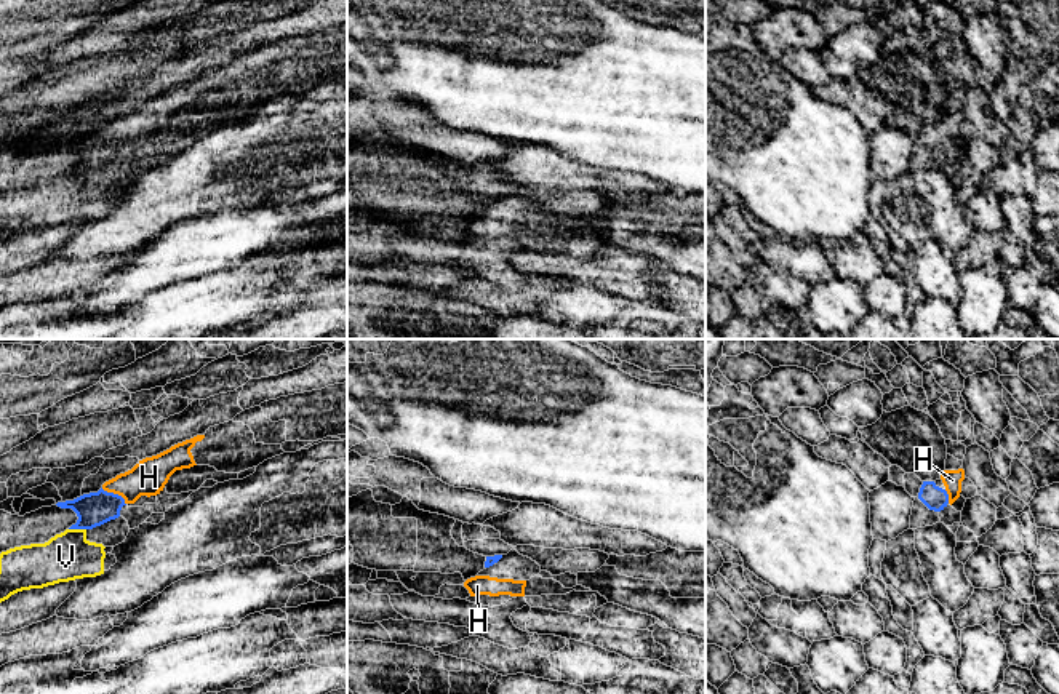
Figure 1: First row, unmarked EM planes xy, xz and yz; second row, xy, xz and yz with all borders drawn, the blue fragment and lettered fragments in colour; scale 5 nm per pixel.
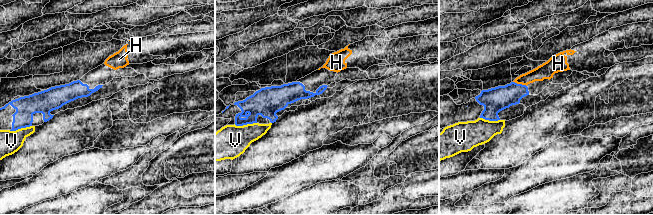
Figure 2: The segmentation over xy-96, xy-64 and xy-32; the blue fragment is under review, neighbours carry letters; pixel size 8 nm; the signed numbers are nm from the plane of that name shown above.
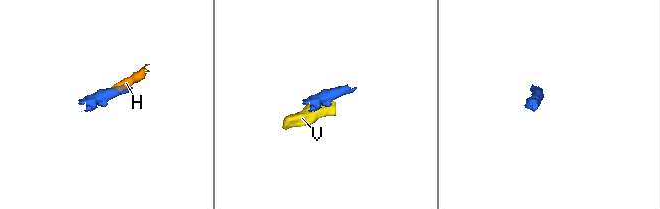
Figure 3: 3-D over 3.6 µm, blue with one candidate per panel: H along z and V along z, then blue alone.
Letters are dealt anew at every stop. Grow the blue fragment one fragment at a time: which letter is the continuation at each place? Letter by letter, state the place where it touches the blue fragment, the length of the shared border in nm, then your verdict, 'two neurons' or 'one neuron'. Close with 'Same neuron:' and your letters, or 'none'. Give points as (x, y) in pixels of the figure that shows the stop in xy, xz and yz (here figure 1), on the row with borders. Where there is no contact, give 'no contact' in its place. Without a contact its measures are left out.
H: contact xy (115, 494); length 150 nm; one neuron
V: contact xy (77, 528); length 90 nm; two neurons
Same neuron: H

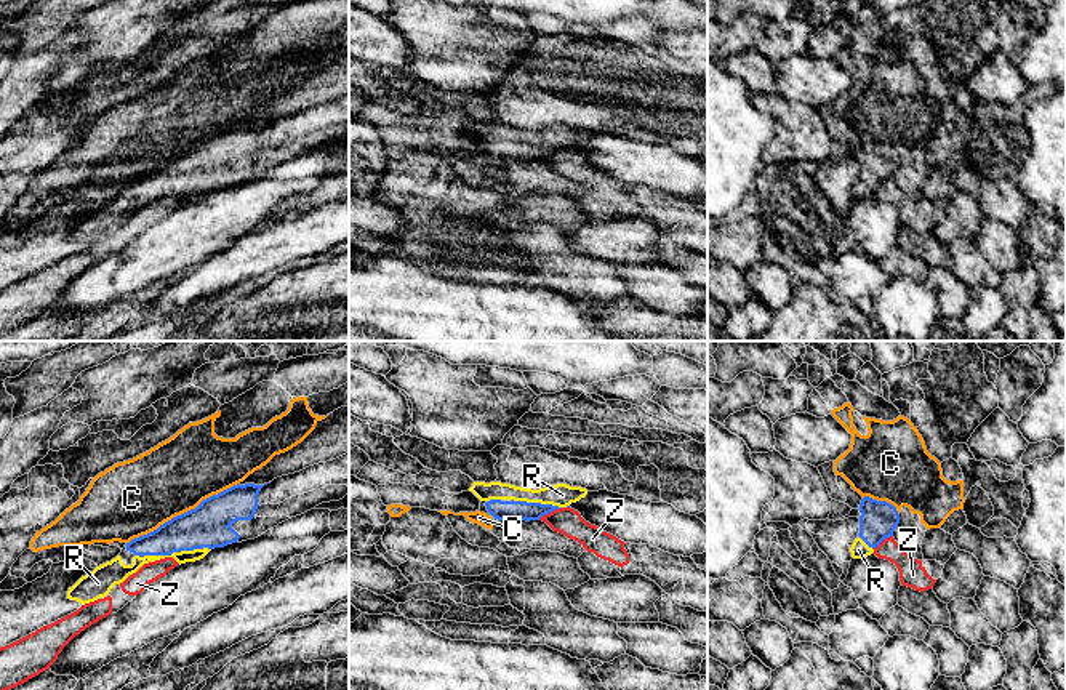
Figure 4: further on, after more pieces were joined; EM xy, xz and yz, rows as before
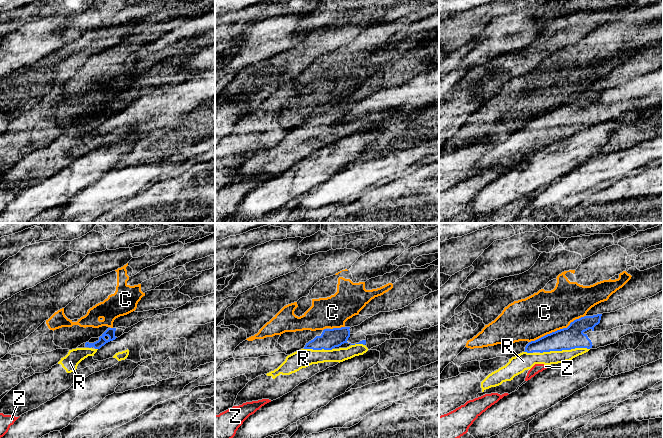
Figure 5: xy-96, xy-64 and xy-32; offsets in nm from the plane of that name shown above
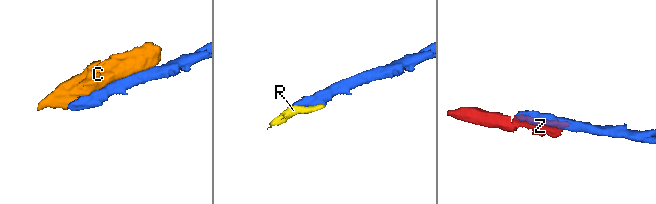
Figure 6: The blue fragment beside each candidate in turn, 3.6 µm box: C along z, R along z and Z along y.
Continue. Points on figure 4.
C: contact xy (181, 514); length 650 nm; two neurons
R: contact xy (172, 553); length 380 nm; one neuron
Z: contact xz (549, 511); length 130 nm; two neurons
Same neuron: R

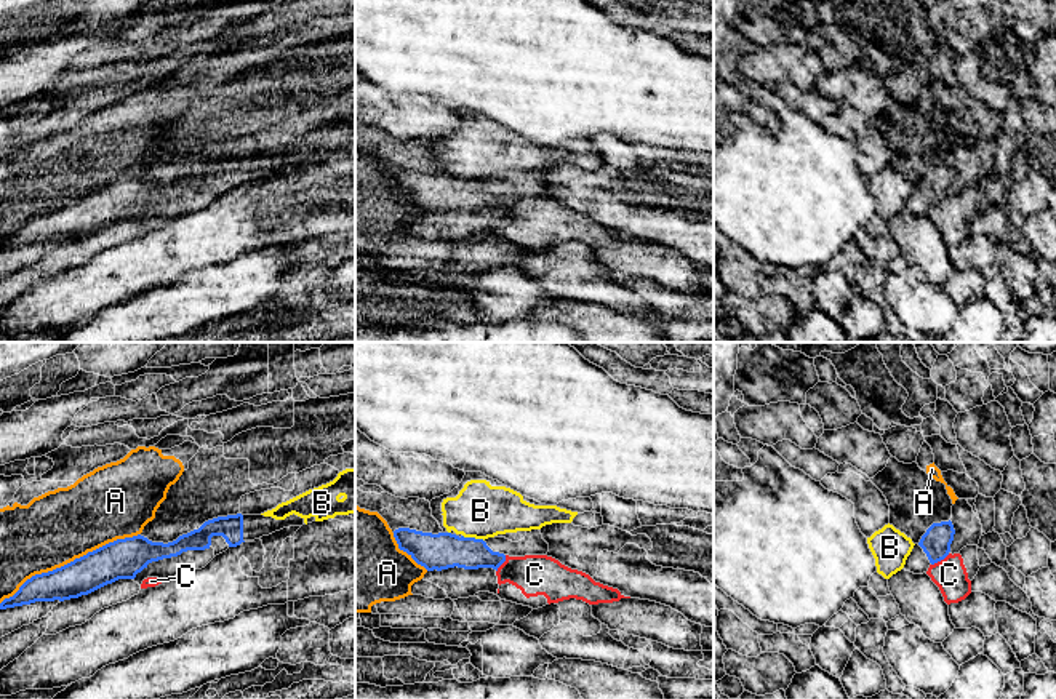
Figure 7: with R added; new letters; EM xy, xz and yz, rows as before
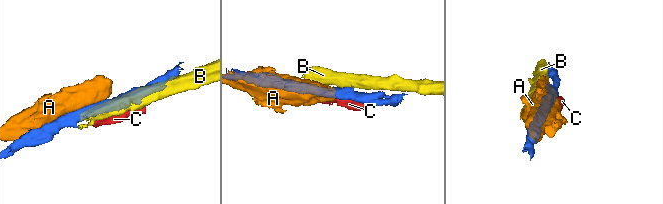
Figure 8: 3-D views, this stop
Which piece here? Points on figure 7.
A: contact xy (71, 562); length 800 nm; two neurons
B: contact xz (474, 538); length 120 nm; two neurons
C: contact yz (940, 560); length 110 nm; two neurons
Same neuron: none

